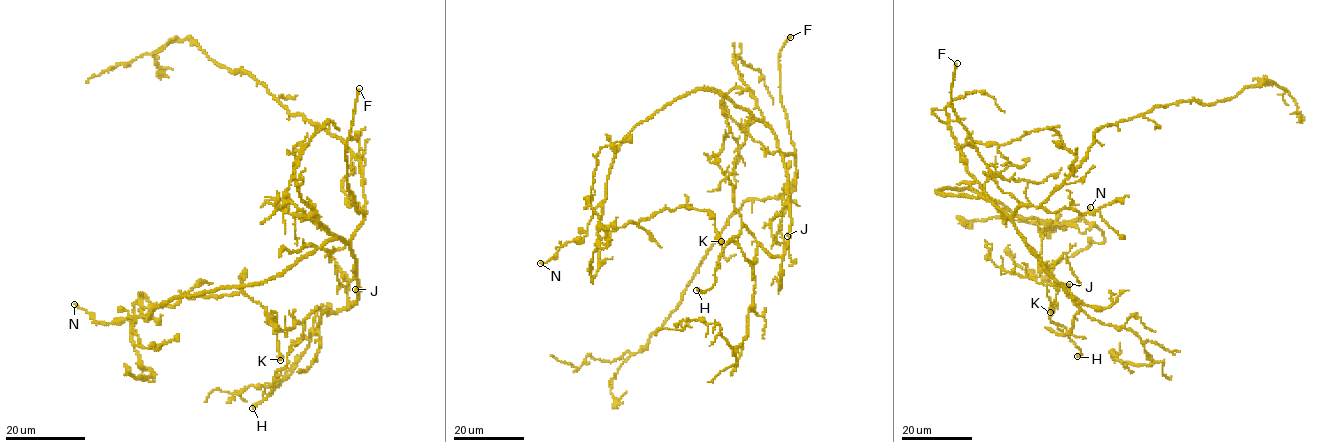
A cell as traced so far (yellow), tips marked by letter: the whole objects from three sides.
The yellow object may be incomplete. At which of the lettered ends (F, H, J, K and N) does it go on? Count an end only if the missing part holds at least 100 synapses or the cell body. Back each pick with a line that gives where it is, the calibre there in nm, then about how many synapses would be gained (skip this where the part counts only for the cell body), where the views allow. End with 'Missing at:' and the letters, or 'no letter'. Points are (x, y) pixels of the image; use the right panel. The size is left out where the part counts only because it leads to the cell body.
F: Place: (957, 63). Thickness 320 nm
Missing at: F

